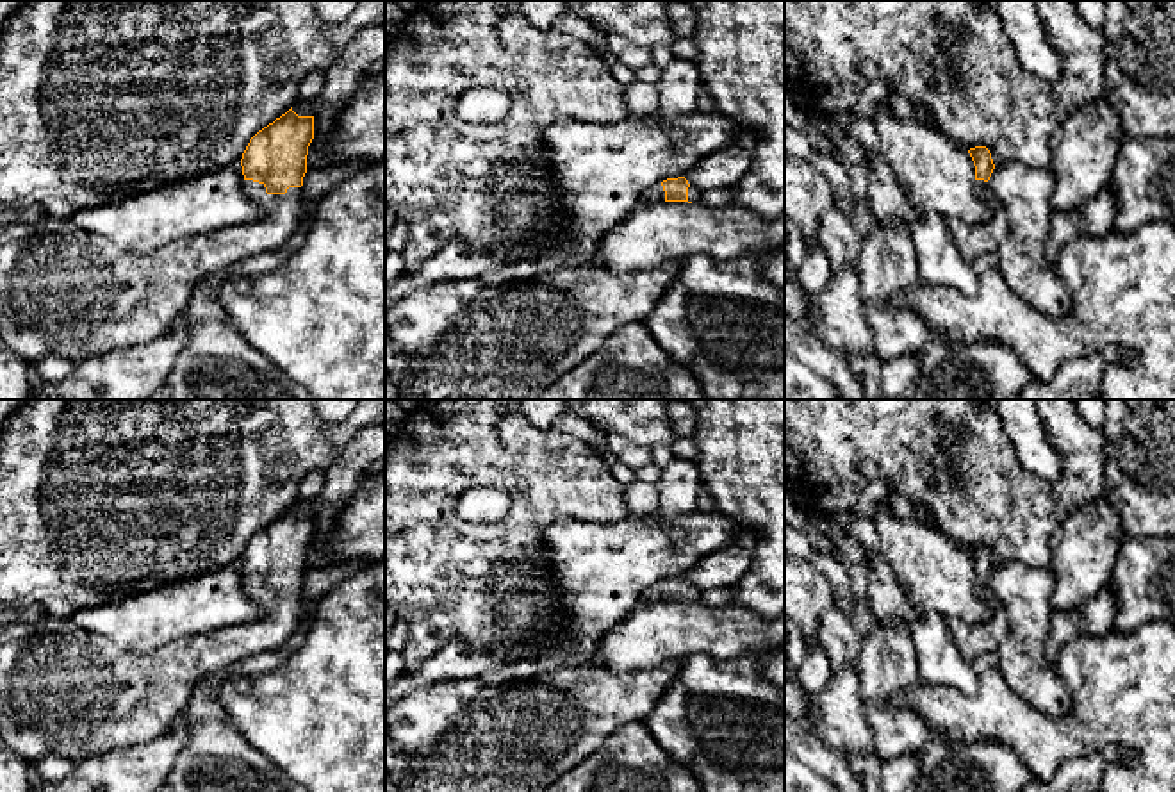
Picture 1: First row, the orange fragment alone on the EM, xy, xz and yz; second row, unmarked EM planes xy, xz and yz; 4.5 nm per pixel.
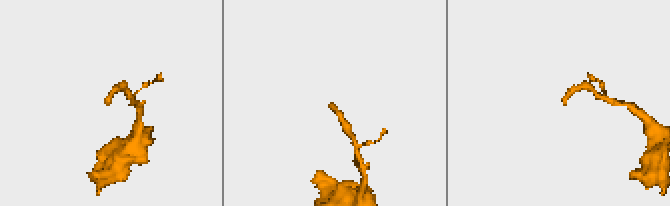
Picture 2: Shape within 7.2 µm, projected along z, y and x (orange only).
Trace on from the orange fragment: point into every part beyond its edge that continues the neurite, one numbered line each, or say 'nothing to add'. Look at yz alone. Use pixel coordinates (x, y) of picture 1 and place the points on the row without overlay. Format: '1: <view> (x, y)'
1: yz (972, 641)

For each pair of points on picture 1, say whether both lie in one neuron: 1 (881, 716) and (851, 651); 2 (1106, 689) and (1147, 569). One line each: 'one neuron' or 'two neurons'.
1: two neurons
2: two neurons

